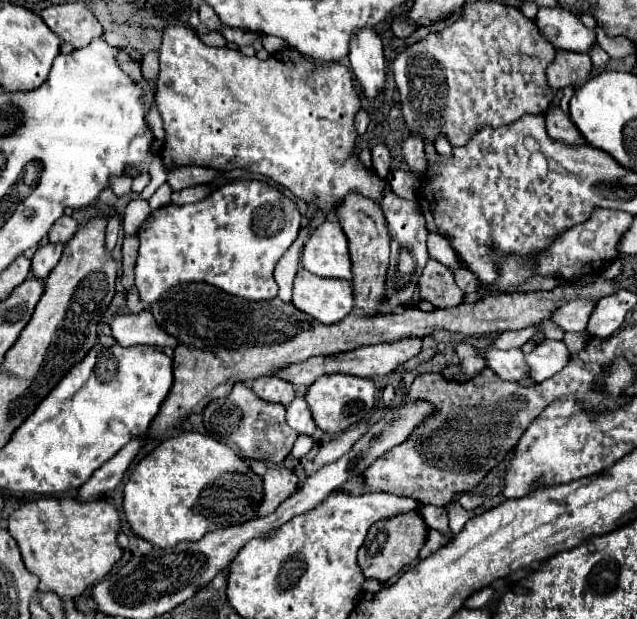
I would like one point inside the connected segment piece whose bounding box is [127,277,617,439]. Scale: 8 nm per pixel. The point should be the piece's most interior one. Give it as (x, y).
(223, 339)

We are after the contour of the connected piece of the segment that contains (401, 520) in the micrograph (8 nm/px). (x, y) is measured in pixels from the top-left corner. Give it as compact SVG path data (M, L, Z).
M417 511L397 515L391 519L381 519L367 533L363 547L359 547L357 563L367 579L377 579L381 583L387 583L391 577L395 577L401 569L405 569L407 565L411 565L417 559L417 553L423 547L425 537L427 537L427 525L423 523L423 519Z

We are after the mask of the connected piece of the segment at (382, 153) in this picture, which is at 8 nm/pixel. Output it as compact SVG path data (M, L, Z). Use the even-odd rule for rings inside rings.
M383 143L381 145L375 145L371 149L371 161L373 161L375 173L381 175L381 177L387 177L389 167L391 167L391 155L389 155L389 149Z

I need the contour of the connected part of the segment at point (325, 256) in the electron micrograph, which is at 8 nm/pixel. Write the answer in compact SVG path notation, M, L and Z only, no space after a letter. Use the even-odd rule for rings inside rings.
M323 221L303 247L301 265L319 275L335 279L351 279L351 259L347 237L337 221Z

